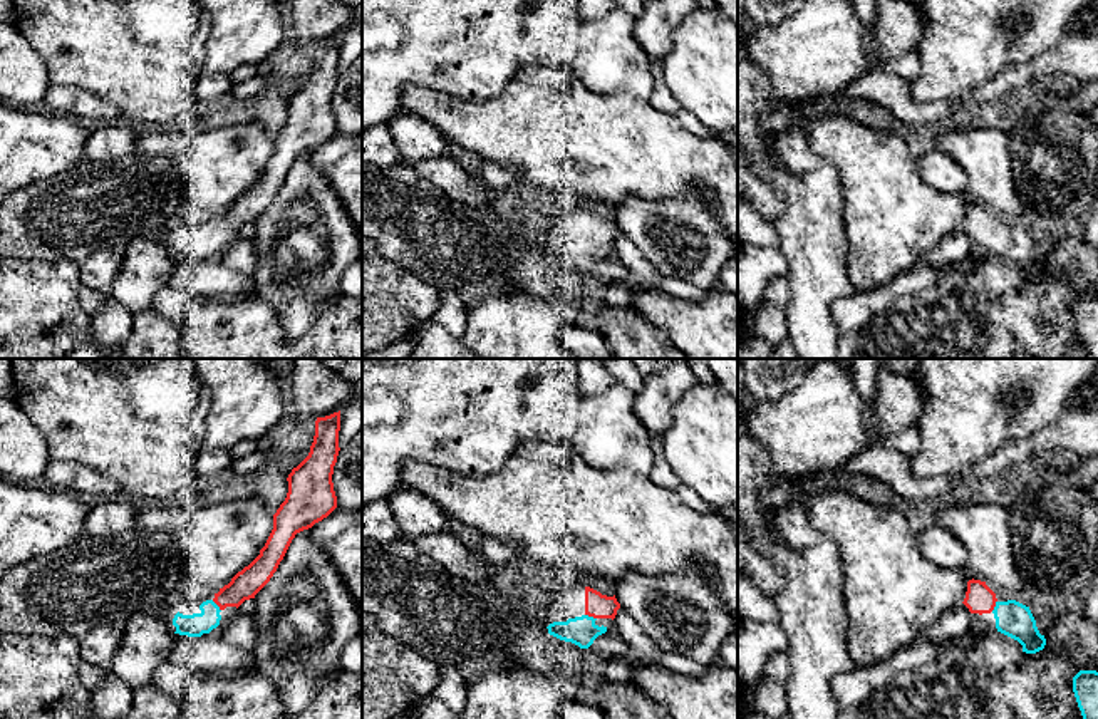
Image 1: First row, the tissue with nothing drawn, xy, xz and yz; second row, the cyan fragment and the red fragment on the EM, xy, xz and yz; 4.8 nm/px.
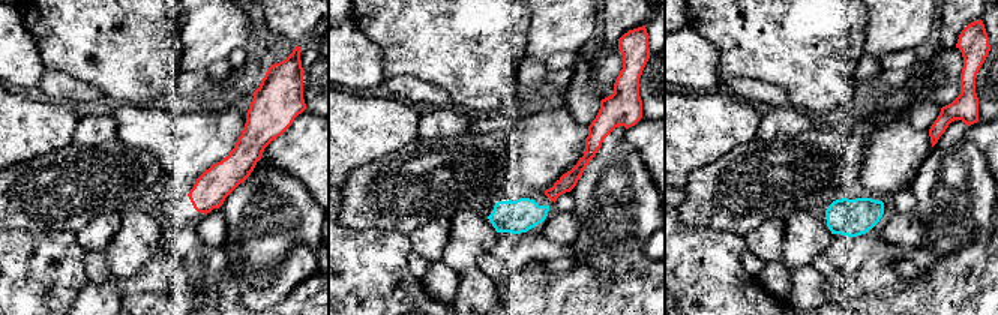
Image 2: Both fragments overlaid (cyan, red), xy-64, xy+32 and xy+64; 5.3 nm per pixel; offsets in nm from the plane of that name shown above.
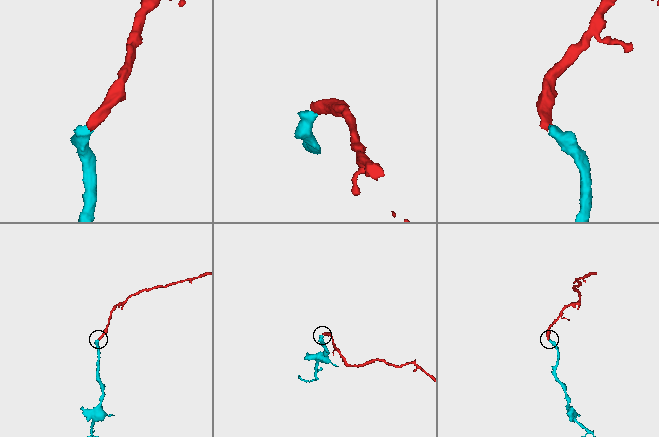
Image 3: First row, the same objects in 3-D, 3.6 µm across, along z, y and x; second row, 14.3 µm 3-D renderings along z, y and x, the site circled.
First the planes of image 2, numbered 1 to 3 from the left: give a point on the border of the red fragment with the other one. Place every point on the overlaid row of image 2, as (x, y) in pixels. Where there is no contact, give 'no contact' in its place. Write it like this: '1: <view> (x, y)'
1: no contact
2: no contact
3: no contact

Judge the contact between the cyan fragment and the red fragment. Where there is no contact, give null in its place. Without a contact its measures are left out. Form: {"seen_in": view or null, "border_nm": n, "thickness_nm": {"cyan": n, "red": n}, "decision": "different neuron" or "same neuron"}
{"seen_in": "xz", "border_nm": 60, "thickness_nm": {"cyan": 140, "red": 120}, "decision": "same neuron"}

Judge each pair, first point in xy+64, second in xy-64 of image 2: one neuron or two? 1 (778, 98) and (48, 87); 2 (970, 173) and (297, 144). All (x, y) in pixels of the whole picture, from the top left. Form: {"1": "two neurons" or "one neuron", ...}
{"1": "one neuron", "2": "two neurons"}

